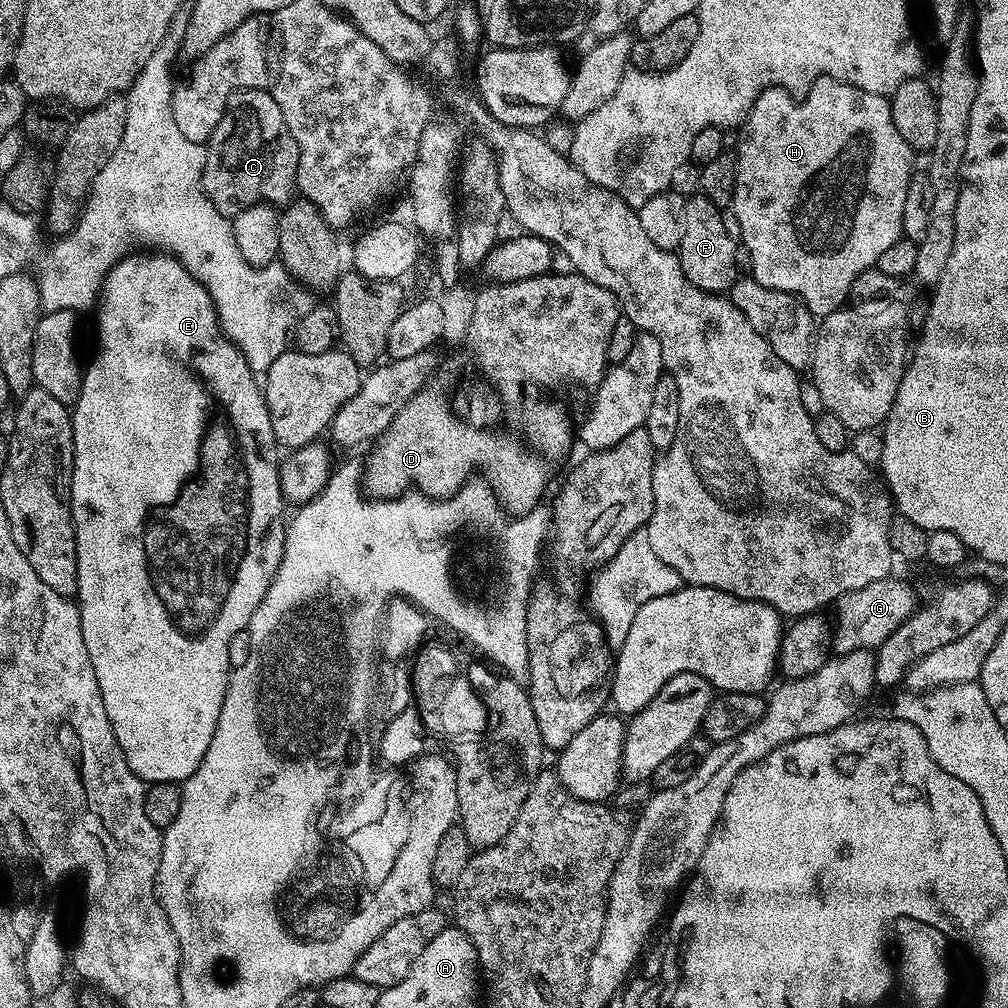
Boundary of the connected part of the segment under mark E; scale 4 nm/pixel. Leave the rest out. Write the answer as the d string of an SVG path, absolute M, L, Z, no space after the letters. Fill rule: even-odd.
M140 250L125 256L104 277L95 312L96 353L83 369L80 392L70 408L70 499L78 558L75 599L82 618L82 642L86 642L90 666L94 666L98 690L102 690L102 702L106 702L106 714L112 723L114 738L118 738L118 746L122 746L122 754L130 770L148 784L183 782L198 770L206 754L206 746L210 746L210 738L214 738L214 726L218 726L218 714L222 714L222 702L226 698L230 665L233 663L232 639L247 629L254 610L258 610L262 598L266 598L266 590L282 562L286 527L286 501L284 491L280 489L282 456L279 456L274 426L270 426L270 414L257 373L250 370L238 346L222 335L210 294L188 273L182 262L155 250Z

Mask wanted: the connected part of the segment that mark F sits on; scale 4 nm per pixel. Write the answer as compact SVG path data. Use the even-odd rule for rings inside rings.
M695 194L696 196L688 196L684 202L682 210L682 242L678 249L680 258L680 269L684 272L687 280L698 290L703 292L711 292L713 294L724 294L731 289L732 285L738 279L736 273L736 248L738 252L738 240L735 235L728 233L728 228L724 225L725 213L718 206L714 206L714 202L710 202L710 198L706 198L703 194Z

